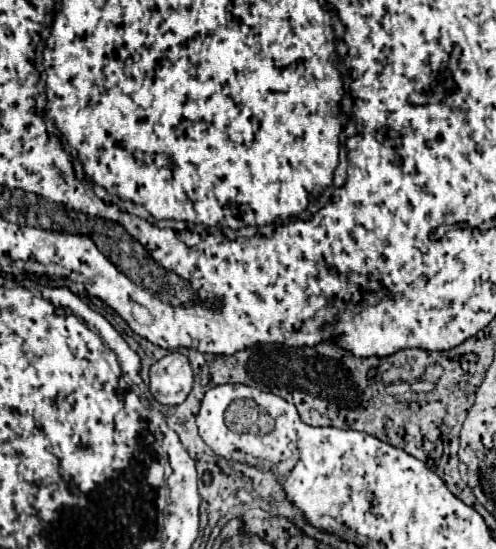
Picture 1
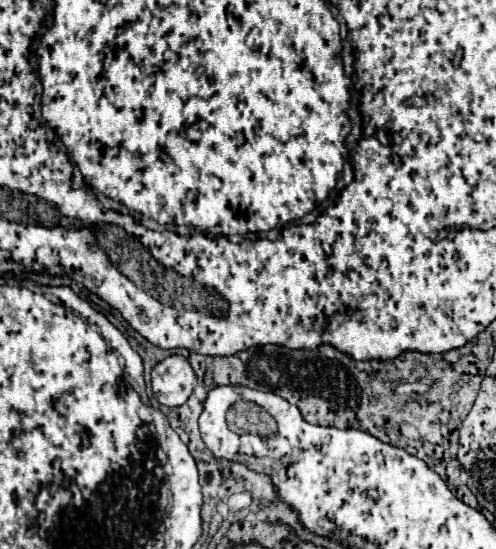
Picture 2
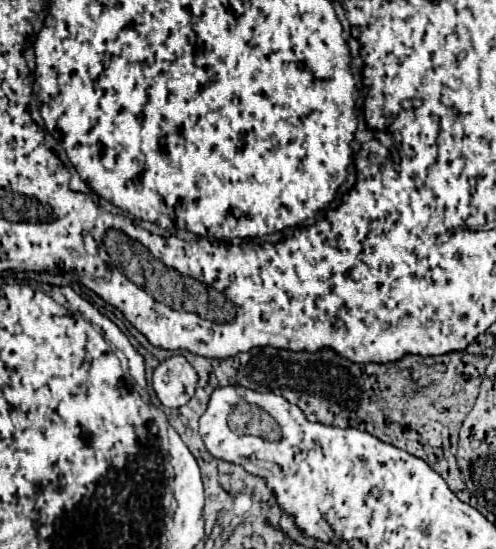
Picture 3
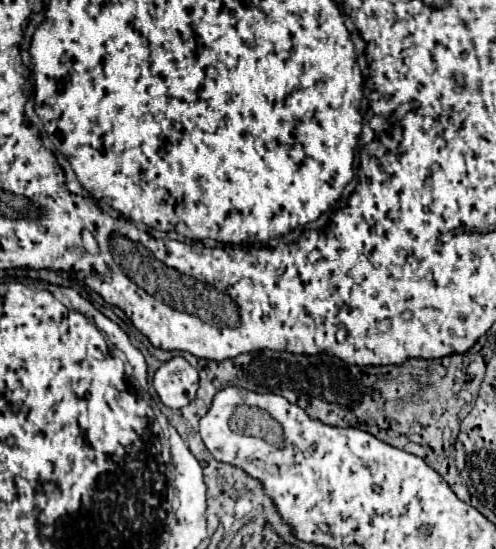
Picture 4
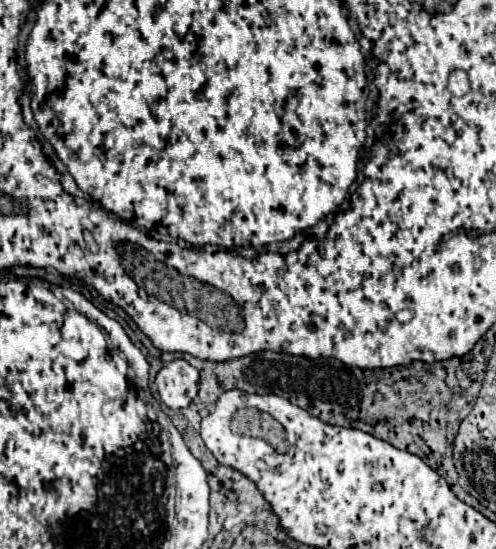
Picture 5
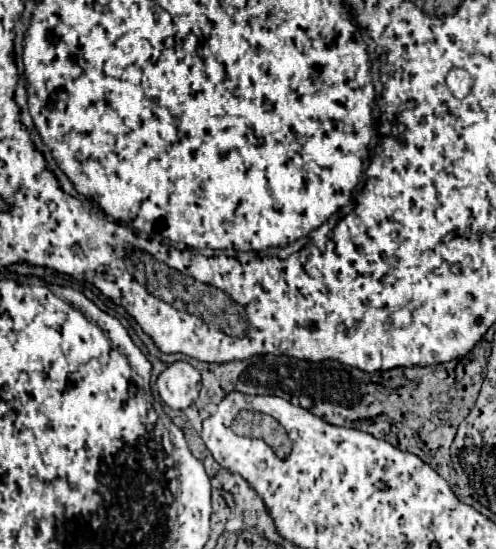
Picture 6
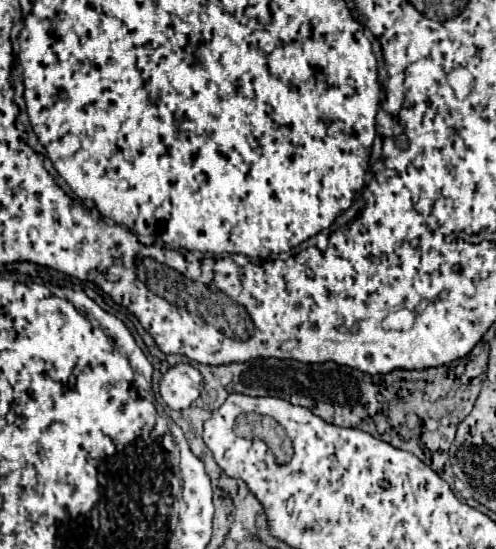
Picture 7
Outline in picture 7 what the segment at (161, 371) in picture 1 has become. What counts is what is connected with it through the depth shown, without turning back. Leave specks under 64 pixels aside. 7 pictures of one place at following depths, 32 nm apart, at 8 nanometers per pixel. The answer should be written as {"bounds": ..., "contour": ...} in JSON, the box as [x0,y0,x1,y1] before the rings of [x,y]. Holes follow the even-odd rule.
{"bounds":[160,364,202,410],"contour":[[[190,364],[172,366],[162,382],[160,396],[172,410],[186,410],[202,392],[202,374]]]}

